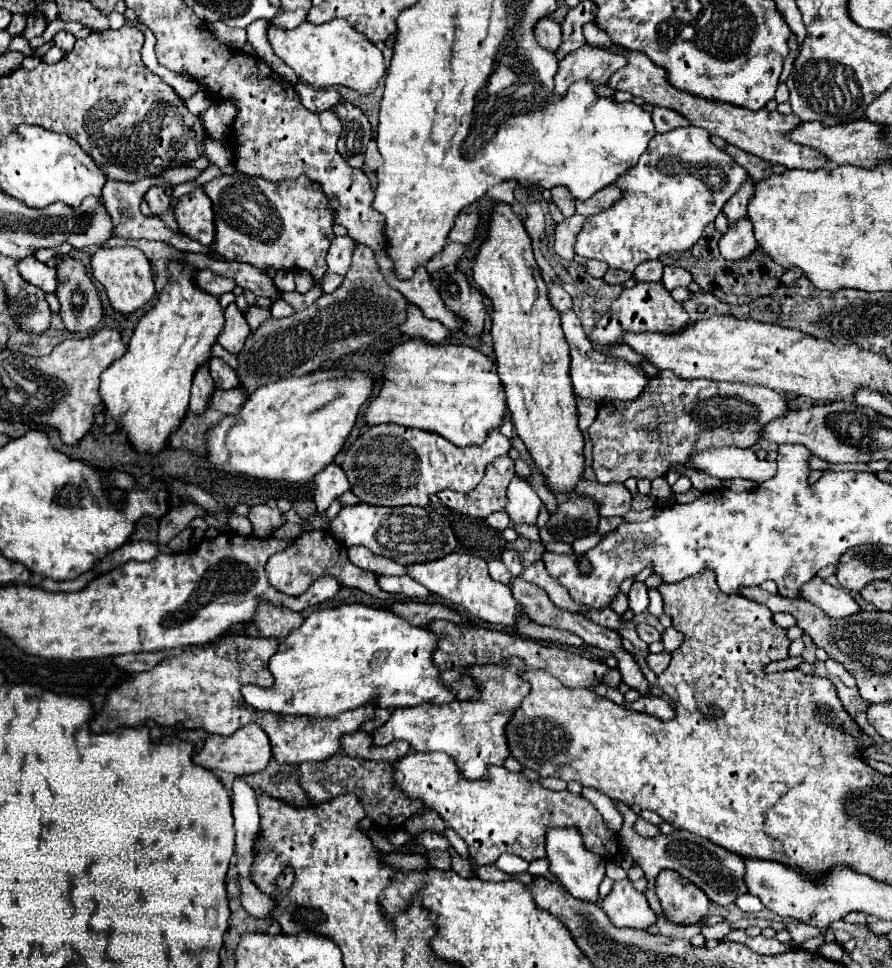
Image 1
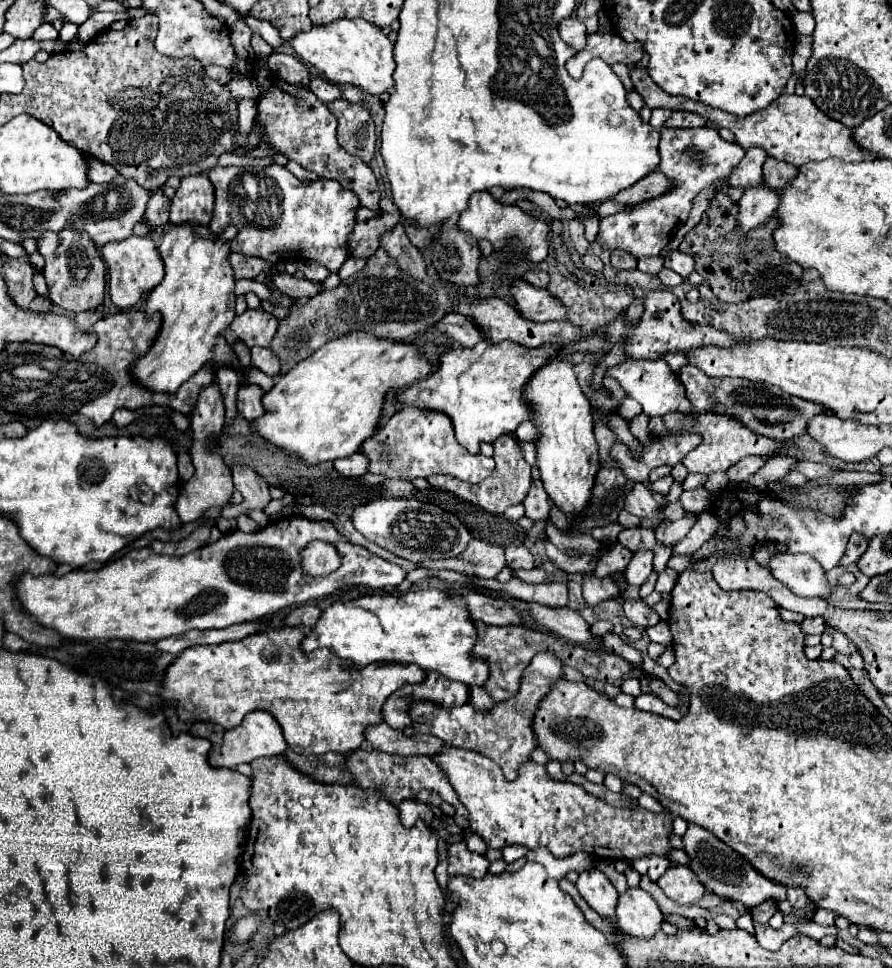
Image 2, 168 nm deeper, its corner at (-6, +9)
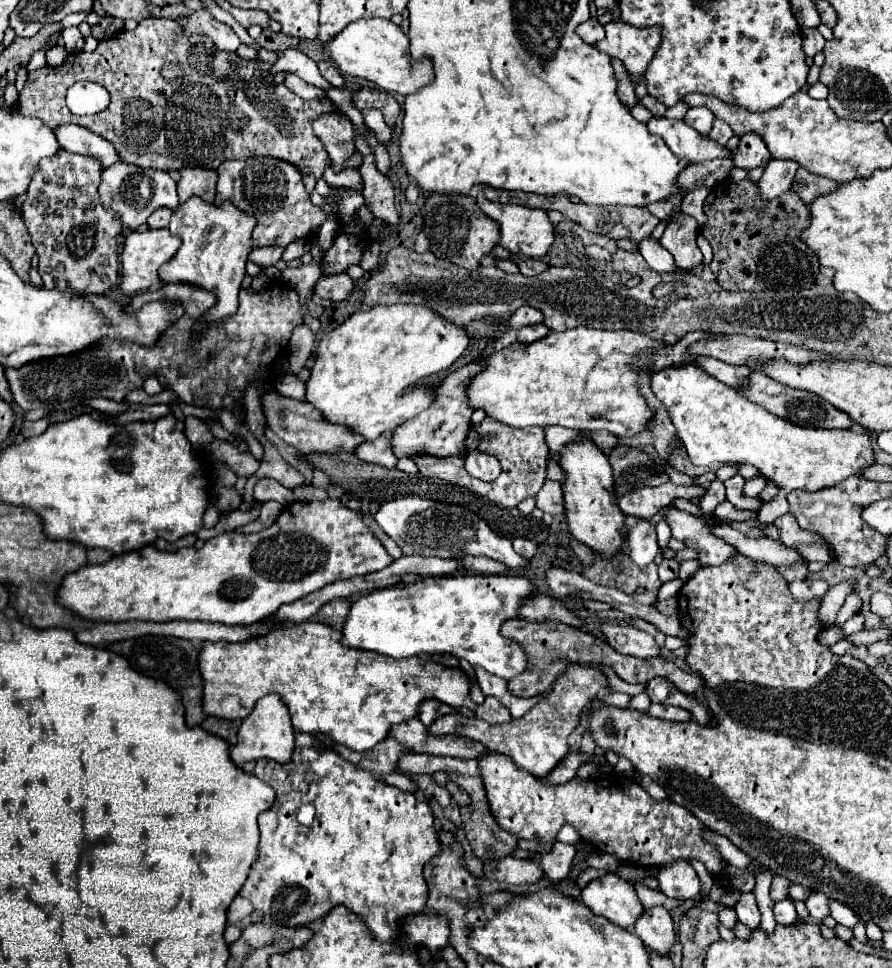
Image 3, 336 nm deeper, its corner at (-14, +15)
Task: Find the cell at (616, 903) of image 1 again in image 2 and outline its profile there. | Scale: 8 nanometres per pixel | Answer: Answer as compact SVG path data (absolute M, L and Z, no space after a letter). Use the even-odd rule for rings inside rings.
M629 887L619 895L617 925L621 931L635 937L653 937L663 921L657 901L641 887Z

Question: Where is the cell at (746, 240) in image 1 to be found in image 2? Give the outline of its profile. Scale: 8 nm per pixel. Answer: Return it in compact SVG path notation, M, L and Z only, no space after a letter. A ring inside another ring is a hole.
M755 187L755 191L745 191L739 199L737 225L741 233L749 233L751 229L769 221L775 215L775 207L779 205L779 195L769 187Z

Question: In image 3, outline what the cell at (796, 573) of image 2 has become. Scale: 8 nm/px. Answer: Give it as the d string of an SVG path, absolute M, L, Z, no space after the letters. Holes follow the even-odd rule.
M713 523L709 525L711 533L719 539L723 539L725 543L733 545L739 553L751 557L753 561L763 561L763 563L769 563L773 567L779 567L779 565L793 565L793 563L801 563L801 553L787 547L787 545L781 545L781 543L775 543L767 537L759 537L759 539L749 539L745 537L741 531L733 529L731 525L727 523Z

